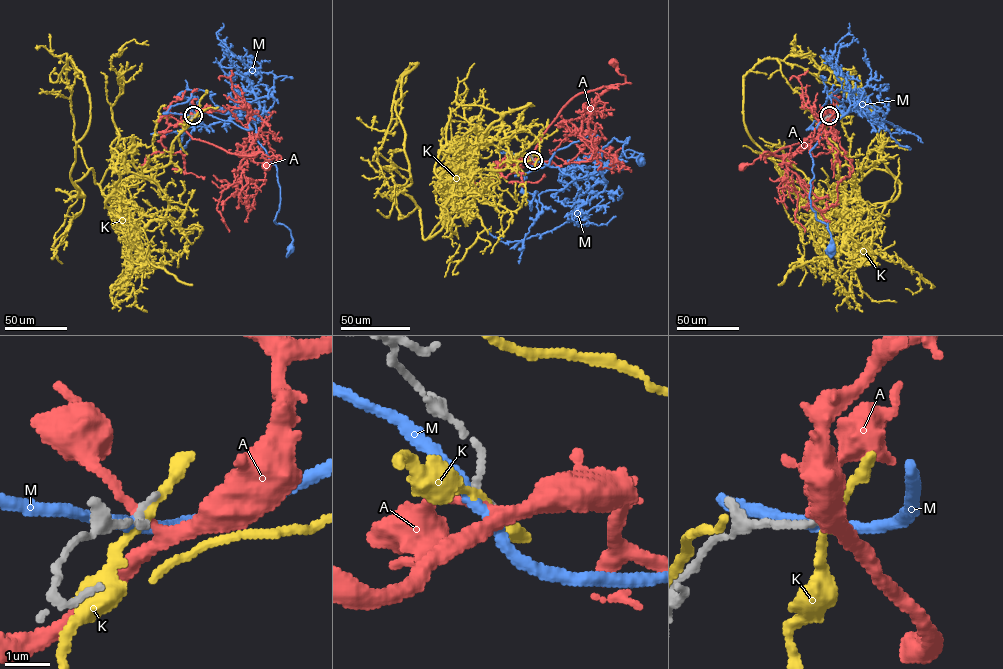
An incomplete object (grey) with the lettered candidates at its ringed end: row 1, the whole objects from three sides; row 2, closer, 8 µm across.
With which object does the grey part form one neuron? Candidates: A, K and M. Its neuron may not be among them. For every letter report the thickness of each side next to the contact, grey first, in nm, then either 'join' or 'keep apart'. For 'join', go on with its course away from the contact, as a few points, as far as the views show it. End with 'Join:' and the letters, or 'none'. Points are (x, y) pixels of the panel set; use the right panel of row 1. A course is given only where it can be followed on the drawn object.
A: 170/200 nm | keep apart
K: 170/180 nm | keep apart
M: 190/280 nm | keep apart
Join: none

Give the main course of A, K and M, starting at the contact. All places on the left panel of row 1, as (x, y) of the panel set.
A: (193, 116), (180, 125), (193, 139), (237, 155), (262, 152), (281, 157), (266, 166)
K: (193, 116), (167, 165), (123, 182), (112, 149), (79, 196), (89, 93), (70, 59), (53, 82), (55, 67)
M: (193, 116), (206, 113), (247, 129), (250, 120), (255, 125), (277, 169), (274, 221), (290, 230), (290, 249)

